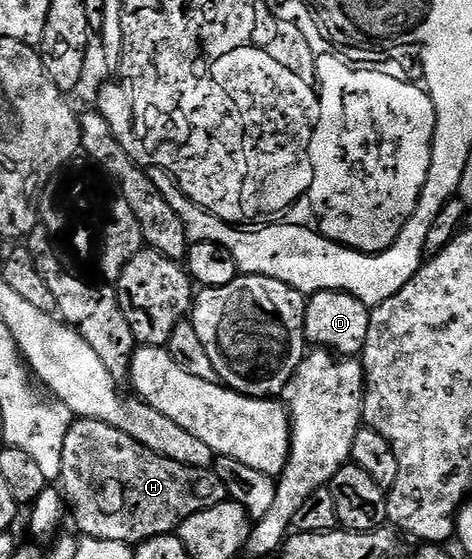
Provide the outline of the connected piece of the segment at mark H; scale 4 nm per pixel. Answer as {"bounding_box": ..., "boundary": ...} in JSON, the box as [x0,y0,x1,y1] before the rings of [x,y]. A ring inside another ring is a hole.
{"bounding_box":[58,419,229,543],"boundary":[[[83,419],[73,420],[65,437],[58,488],[84,537],[125,543],[171,534],[190,515],[229,500],[212,469],[174,463],[106,423]]]}

